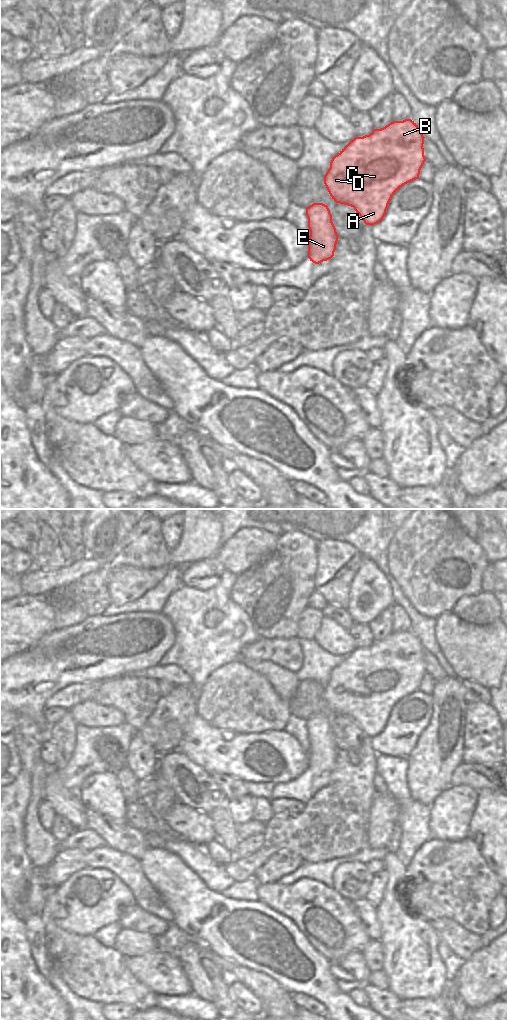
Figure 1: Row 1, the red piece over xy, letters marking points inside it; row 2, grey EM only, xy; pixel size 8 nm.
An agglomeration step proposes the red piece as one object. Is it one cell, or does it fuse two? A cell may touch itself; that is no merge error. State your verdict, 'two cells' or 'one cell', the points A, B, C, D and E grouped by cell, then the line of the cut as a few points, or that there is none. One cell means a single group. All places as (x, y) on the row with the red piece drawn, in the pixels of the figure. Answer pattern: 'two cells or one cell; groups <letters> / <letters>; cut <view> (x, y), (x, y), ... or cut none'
one cell; groups A B C D E; cut none

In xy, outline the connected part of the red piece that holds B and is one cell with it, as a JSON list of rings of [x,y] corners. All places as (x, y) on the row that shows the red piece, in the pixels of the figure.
[[[411,119],[393,121],[369,135],[352,139],[331,162],[324,184],[336,203],[354,208],[366,225],[375,225],[385,216],[392,196],[405,184],[419,179],[426,161],[424,136]]]

